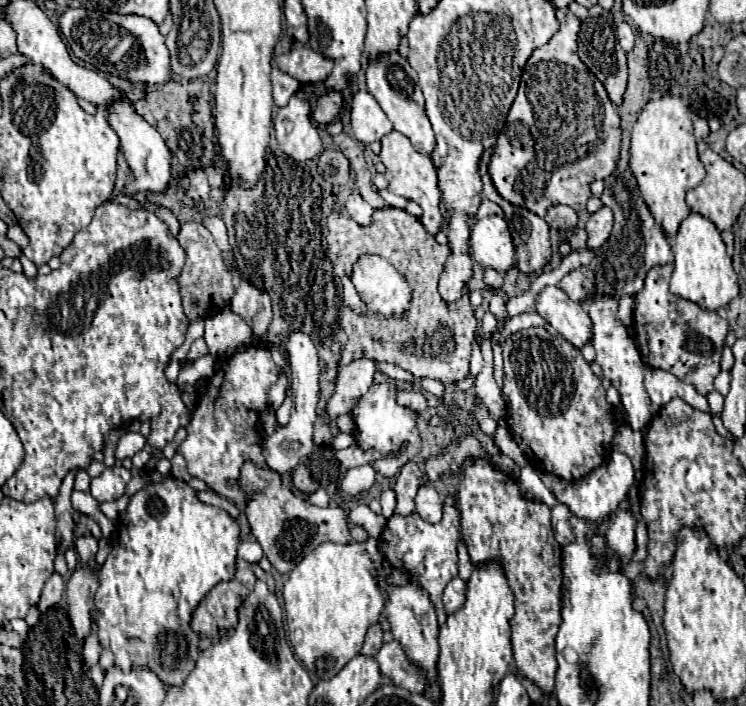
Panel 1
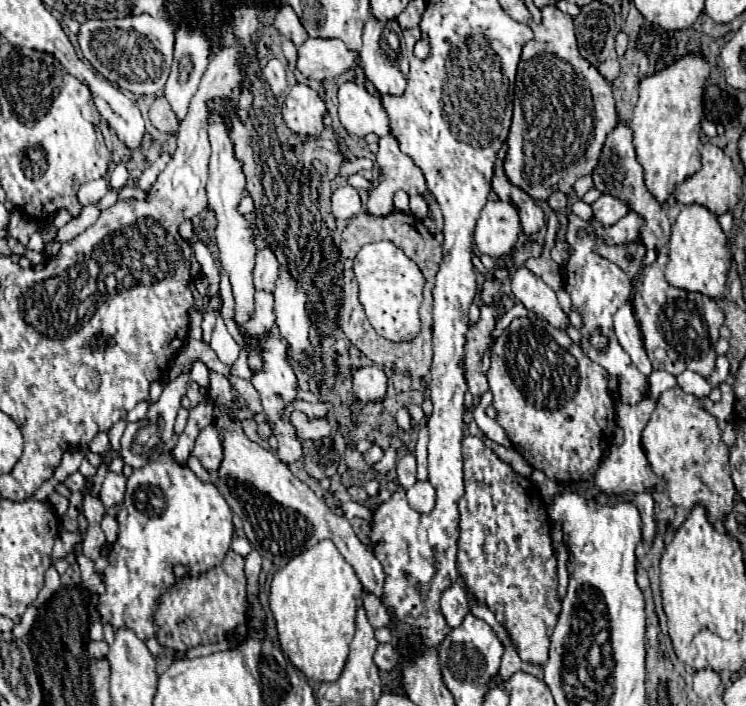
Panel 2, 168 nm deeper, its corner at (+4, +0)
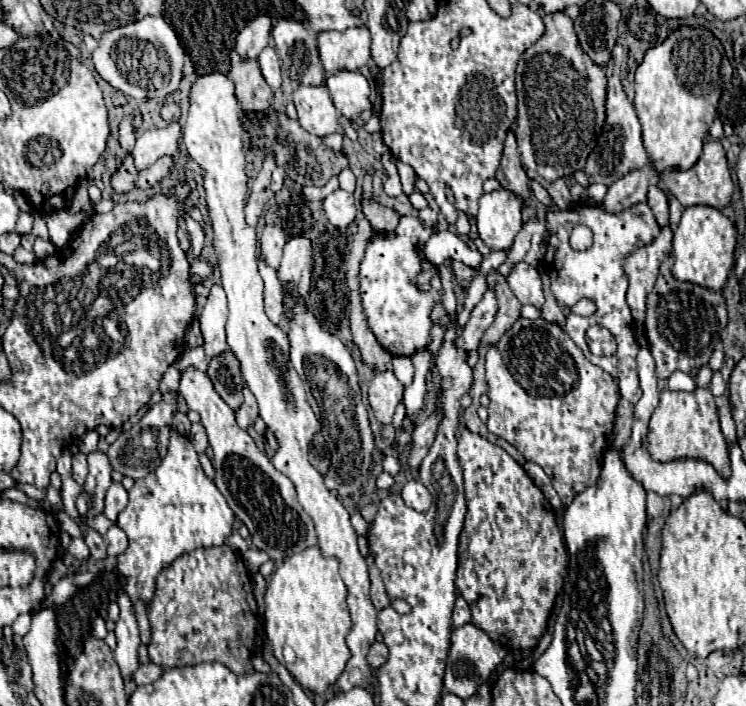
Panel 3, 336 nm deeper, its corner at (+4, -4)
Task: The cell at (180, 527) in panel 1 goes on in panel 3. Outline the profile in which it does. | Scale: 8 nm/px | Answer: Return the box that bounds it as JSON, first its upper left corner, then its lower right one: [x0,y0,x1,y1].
[116,432,234,608]

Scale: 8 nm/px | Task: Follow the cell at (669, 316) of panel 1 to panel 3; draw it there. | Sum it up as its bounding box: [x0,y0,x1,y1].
[644,256,726,380]

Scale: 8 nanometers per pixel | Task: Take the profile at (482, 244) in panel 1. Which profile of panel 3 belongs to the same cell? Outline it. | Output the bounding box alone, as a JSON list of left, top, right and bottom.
[476,190,522,252]

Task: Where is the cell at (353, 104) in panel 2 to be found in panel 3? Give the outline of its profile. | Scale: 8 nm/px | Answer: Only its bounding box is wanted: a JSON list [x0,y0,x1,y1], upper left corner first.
[326,70,372,126]

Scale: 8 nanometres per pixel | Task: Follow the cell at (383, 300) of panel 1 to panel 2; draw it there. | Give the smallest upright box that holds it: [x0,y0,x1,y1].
[354,242,424,342]

